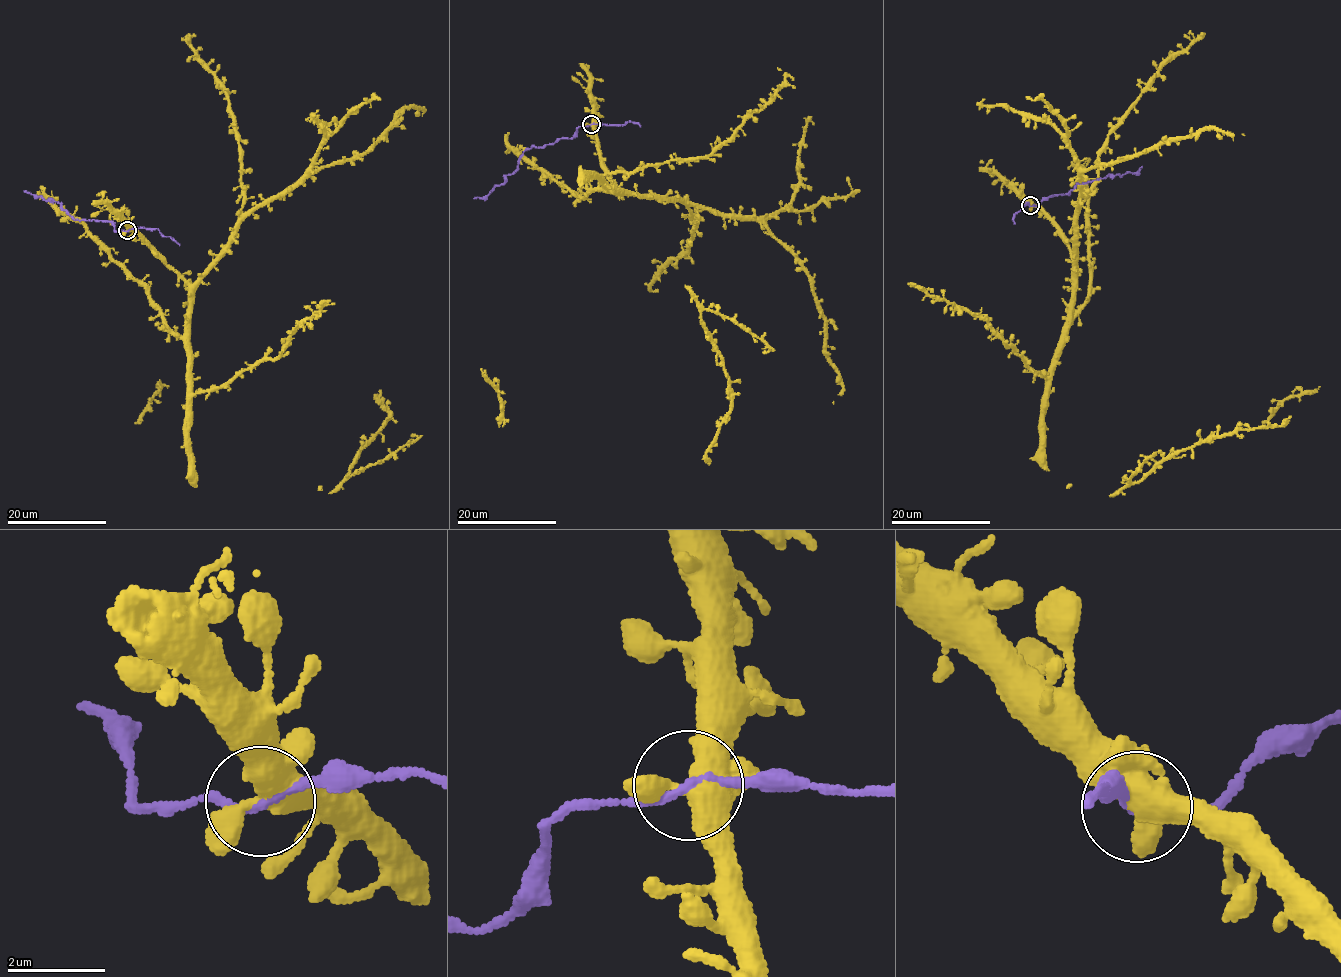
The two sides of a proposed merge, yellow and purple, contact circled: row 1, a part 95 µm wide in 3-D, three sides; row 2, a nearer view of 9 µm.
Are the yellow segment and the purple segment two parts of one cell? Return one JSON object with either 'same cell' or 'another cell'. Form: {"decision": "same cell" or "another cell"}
{"decision": "same cell"}

